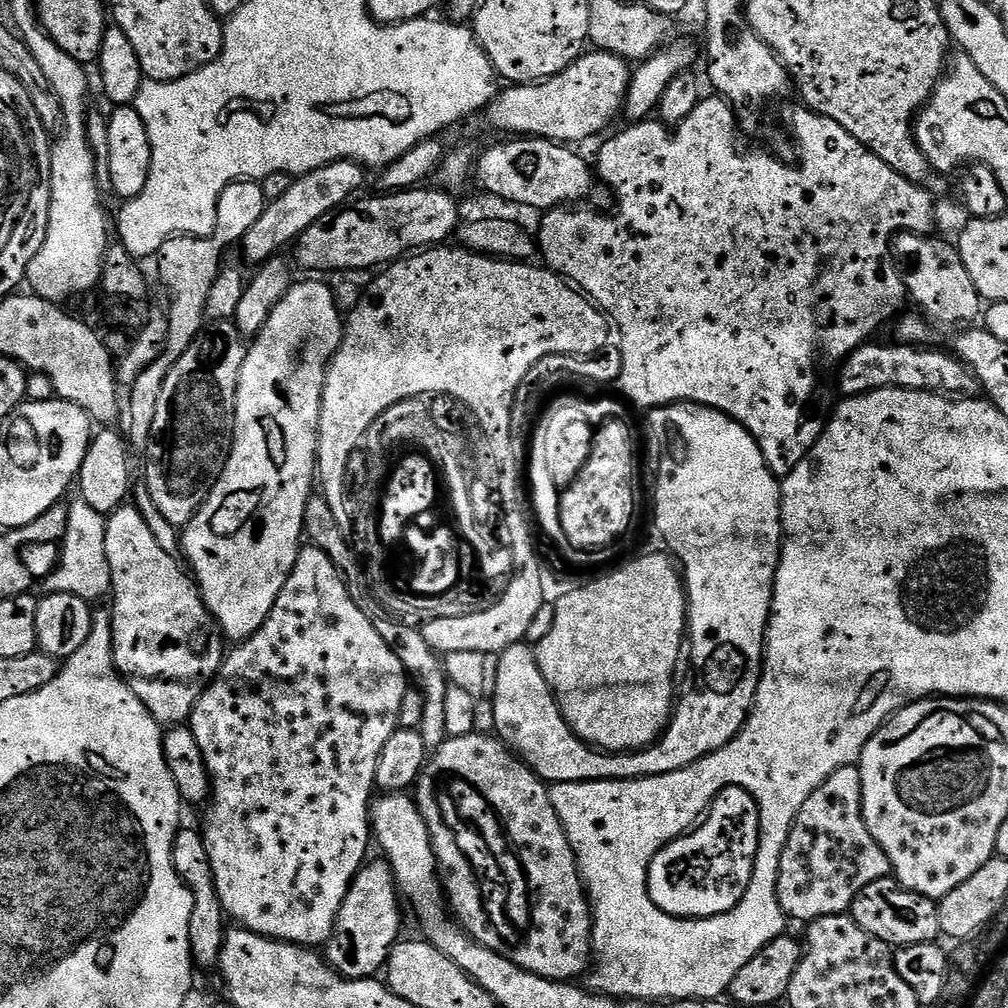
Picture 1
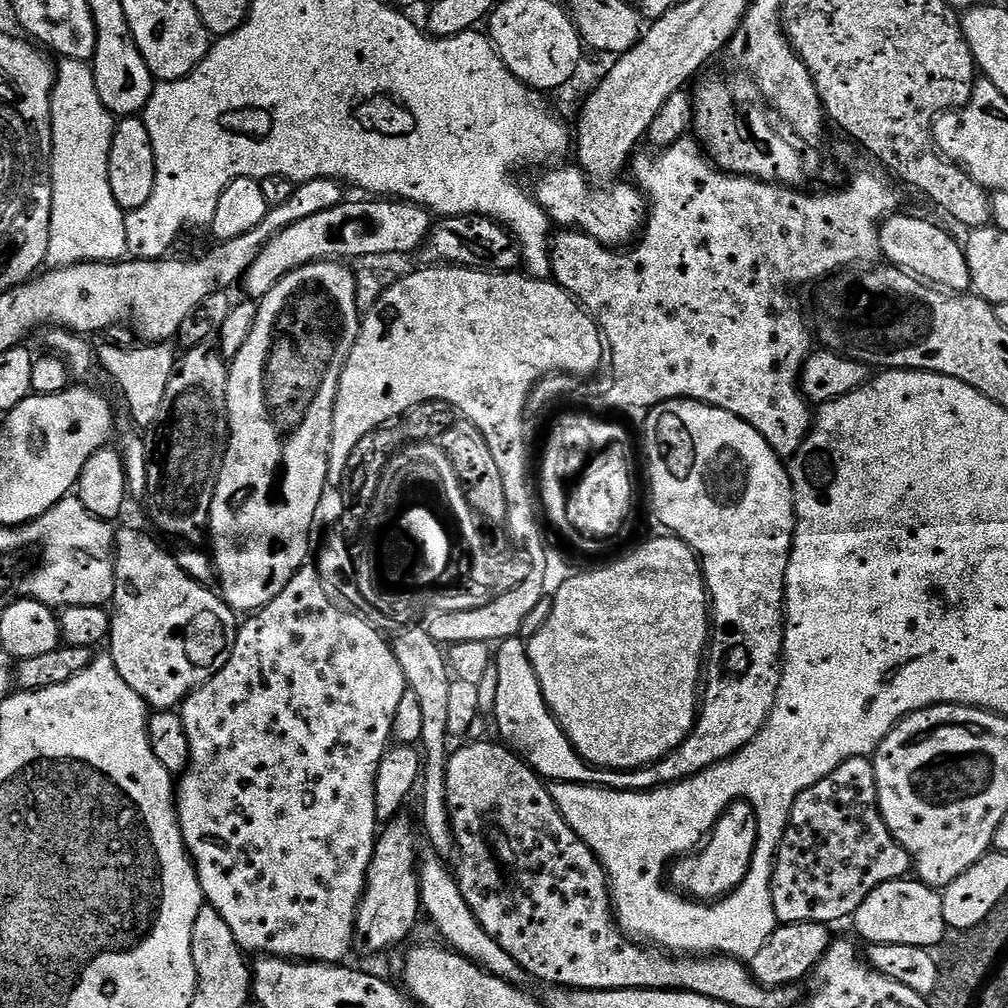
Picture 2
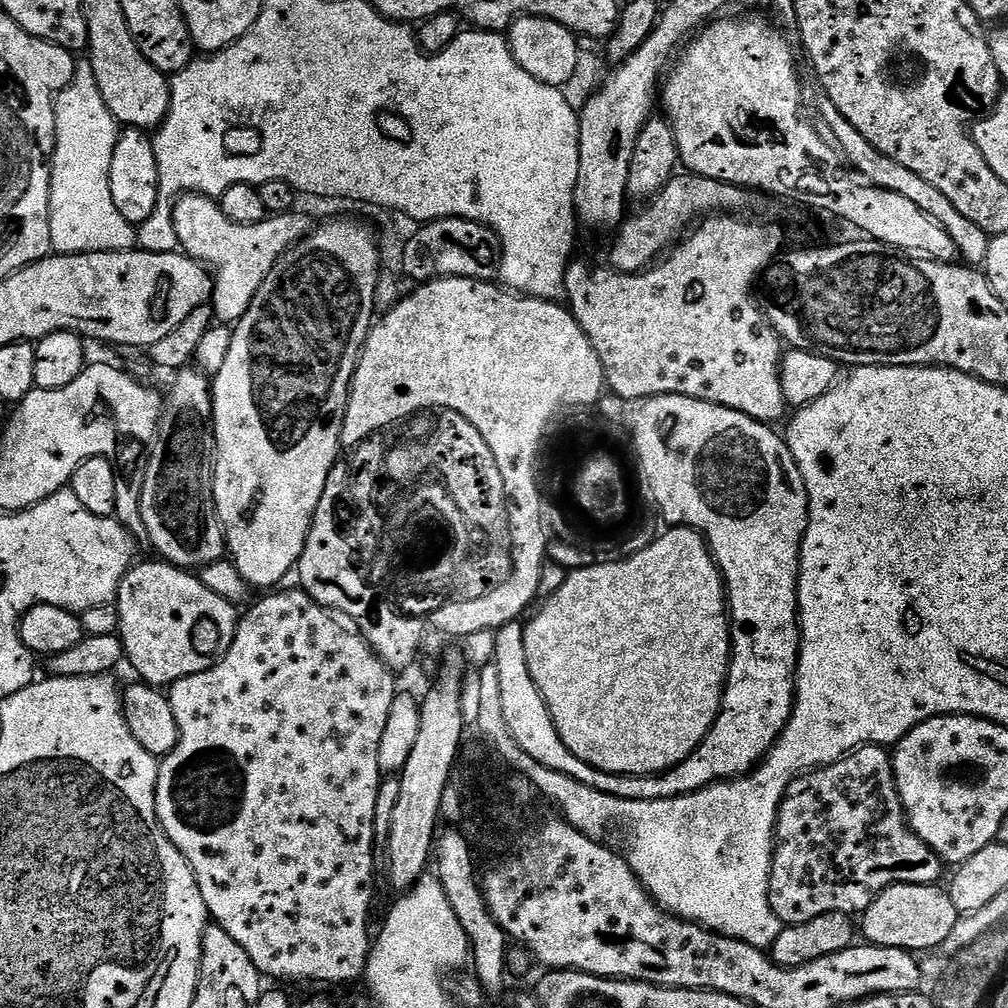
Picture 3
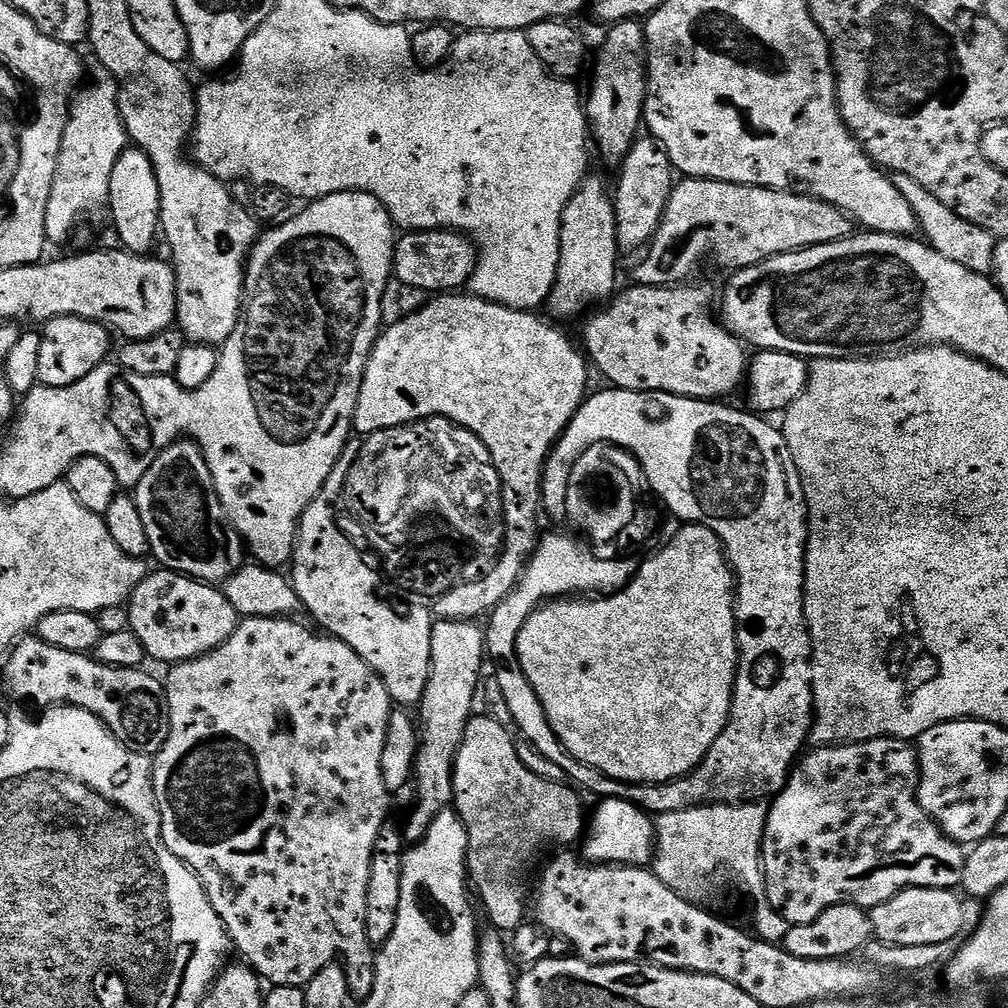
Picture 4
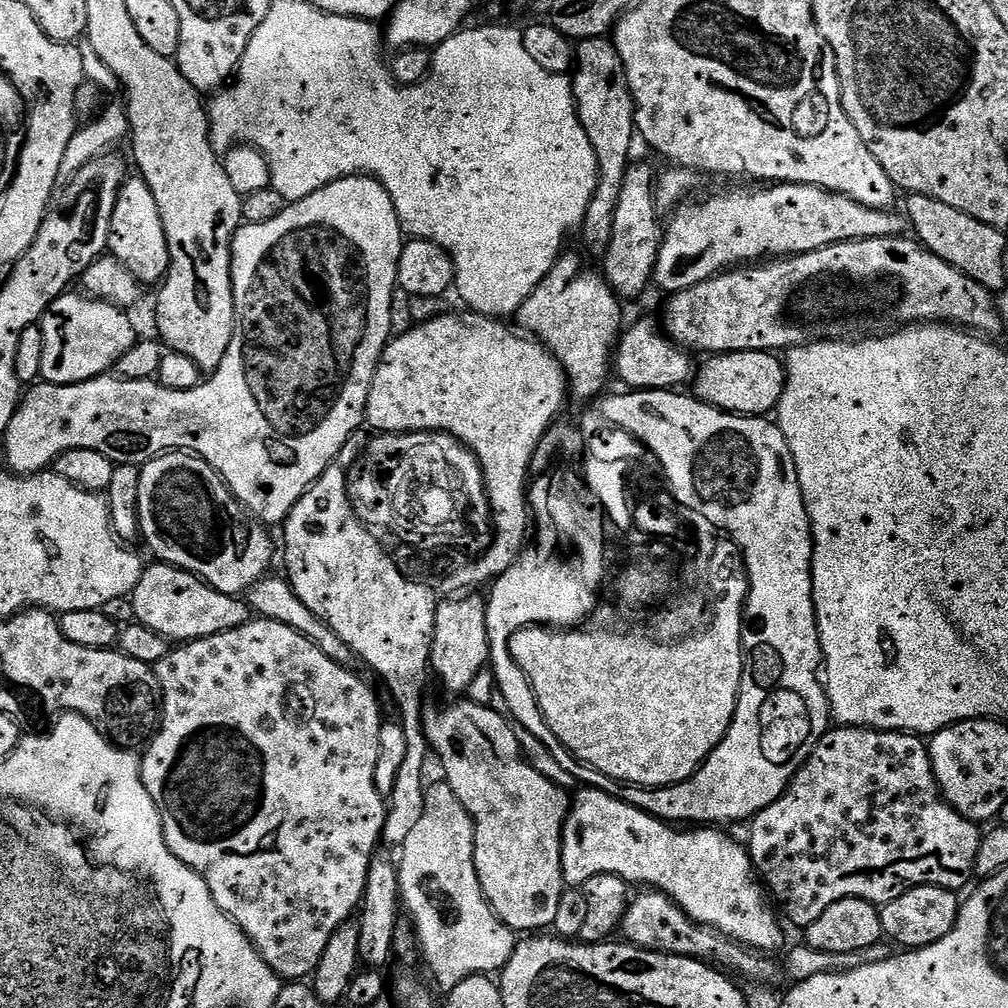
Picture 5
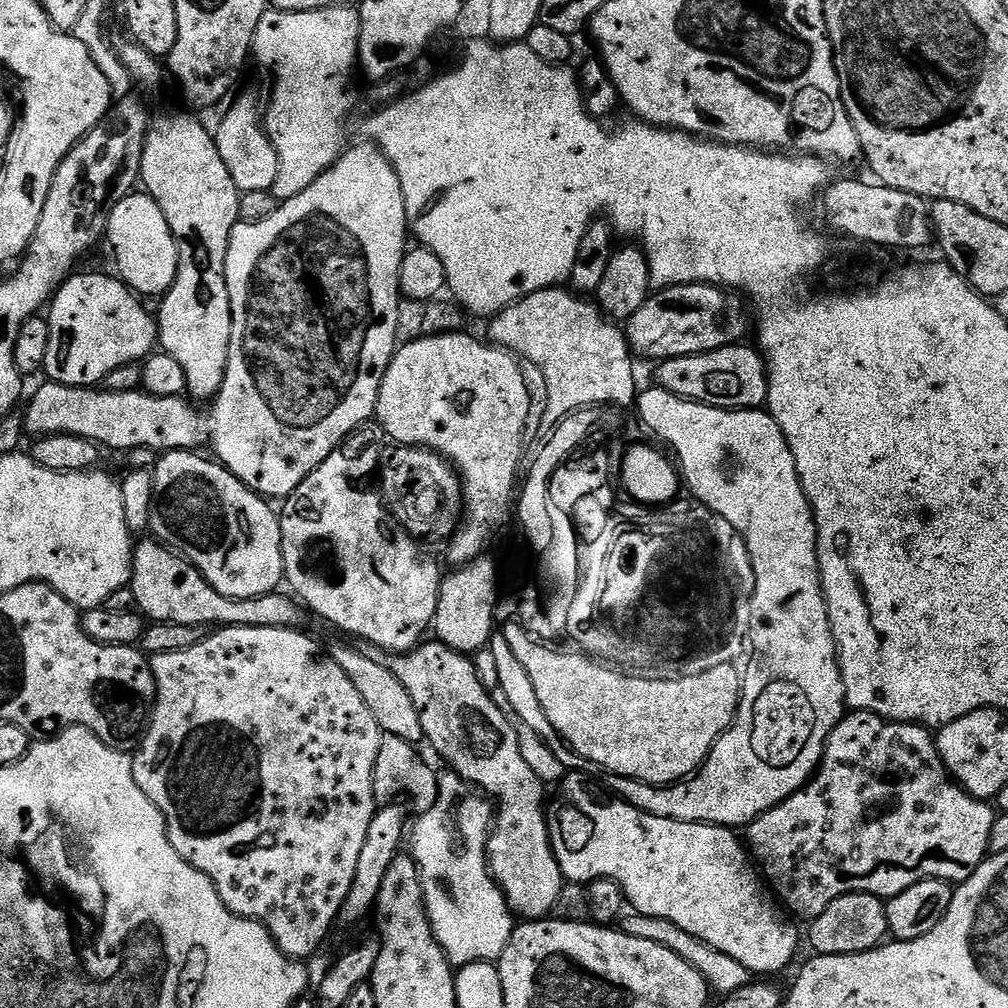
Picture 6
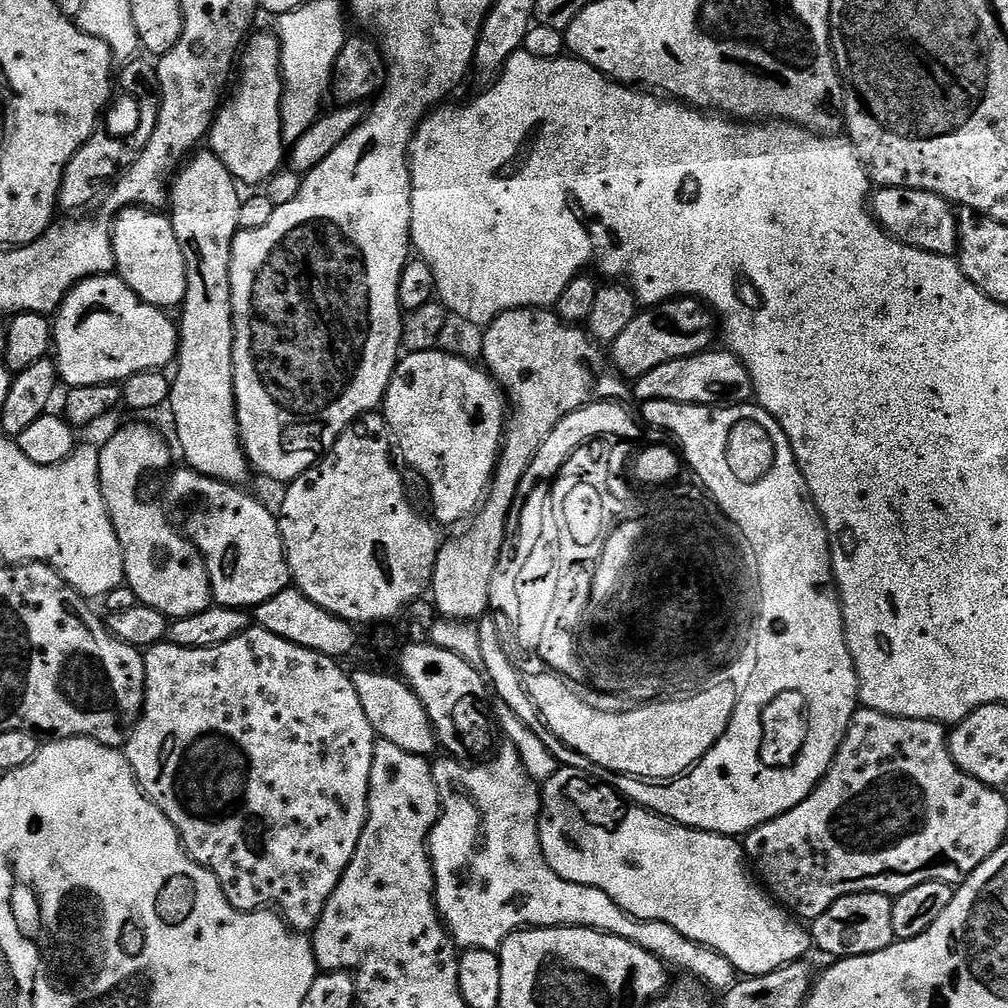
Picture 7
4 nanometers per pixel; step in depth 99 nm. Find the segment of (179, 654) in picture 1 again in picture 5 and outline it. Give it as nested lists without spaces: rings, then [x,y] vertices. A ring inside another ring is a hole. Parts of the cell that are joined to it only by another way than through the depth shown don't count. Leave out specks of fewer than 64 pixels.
[[[152,562],[145,567],[130,599],[137,621],[170,642],[191,642],[229,632],[250,619],[250,609],[243,599],[223,596],[194,573],[163,562]]]

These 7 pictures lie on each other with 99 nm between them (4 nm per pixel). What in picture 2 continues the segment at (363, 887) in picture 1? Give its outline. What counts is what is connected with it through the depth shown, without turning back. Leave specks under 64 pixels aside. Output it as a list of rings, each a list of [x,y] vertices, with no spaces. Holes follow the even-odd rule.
[[[401,814],[387,821],[388,828],[379,833],[368,871],[364,896],[356,907],[356,929],[352,943],[355,951],[364,956],[376,956],[394,944],[400,943],[410,932],[416,919],[421,919],[420,874],[418,847],[412,824]]]

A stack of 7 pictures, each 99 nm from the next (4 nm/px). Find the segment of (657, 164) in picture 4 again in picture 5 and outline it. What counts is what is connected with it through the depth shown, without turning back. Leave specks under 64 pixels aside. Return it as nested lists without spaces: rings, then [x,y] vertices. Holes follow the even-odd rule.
[[[633,163],[622,182],[622,198],[618,198],[614,210],[614,234],[610,246],[602,257],[602,275],[613,292],[621,298],[640,296],[653,283],[652,275],[658,262],[662,239],[661,213],[654,191],[658,176],[648,164]]]

